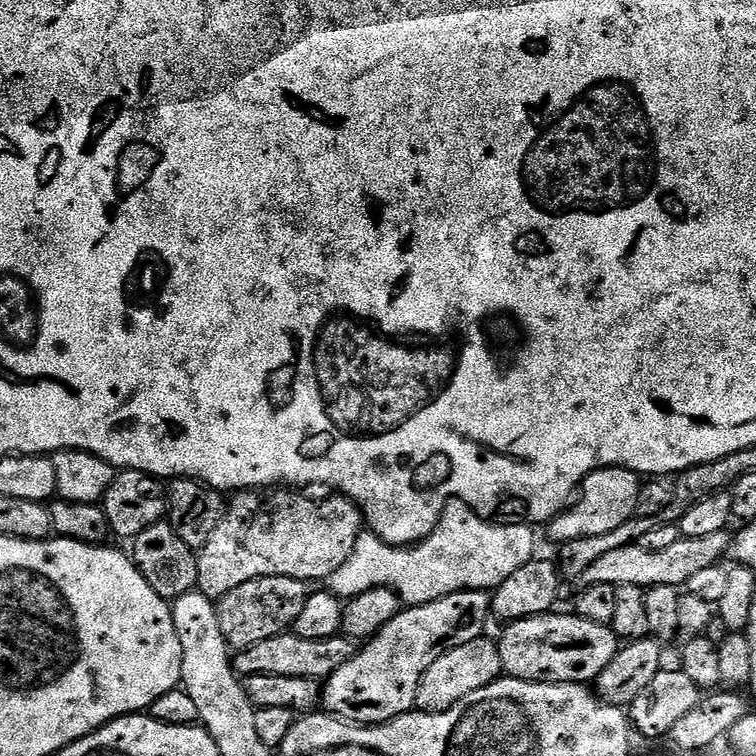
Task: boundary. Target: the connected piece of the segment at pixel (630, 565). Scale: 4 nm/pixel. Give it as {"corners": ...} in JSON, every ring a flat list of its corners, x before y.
{"corners":[[725,530,722,532,711,532,701,536,681,536,674,546,666,546,662,550,646,550,639,542,618,546,618,550,610,550,610,554,602,554,598,562,594,562,582,574,578,584,581,589,596,586,598,582,615,584,617,586,638,586,645,590,653,588,658,584,674,584,677,586,687,585,694,574,706,570,706,566,714,566,721,563,729,555,732,547,733,533]]}

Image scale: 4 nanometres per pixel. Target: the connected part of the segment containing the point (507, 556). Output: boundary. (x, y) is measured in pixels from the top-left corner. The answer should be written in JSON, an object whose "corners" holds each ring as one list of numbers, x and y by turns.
{"corners":[[453,498,445,503,436,529,419,544,388,544,371,530,361,531,351,554,327,577,326,588,341,598,360,594,362,590,370,588,392,588,408,606,441,600,444,596,464,592,468,588,495,590,502,582,506,582,506,578,510,578,510,574,514,574,514,570,518,570,518,566,526,566,526,562,537,555,536,536,531,531,535,532,524,522,493,522,481,516,471,503]]}

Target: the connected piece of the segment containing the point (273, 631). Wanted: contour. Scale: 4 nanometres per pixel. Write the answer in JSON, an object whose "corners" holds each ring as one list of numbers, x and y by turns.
{"corners":[[263,576,242,582,242,586,234,586,234,590,221,596,216,604,218,626,222,626,222,634,233,649,243,650,289,631,302,606,306,606,309,591,305,581,285,576]]}

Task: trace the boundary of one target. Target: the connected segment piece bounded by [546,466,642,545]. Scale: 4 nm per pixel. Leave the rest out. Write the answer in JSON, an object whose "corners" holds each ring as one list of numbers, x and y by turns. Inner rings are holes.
{"corners":[[628,466,597,468,591,472,582,485,578,499,564,511,557,513,547,525,546,531,556,539,557,545,570,542,574,538,586,538,594,534,610,534,622,522,633,519,640,506,641,477,632,473],[577,503,577,504,576,504],[576,504,576,505,575,505]]}

